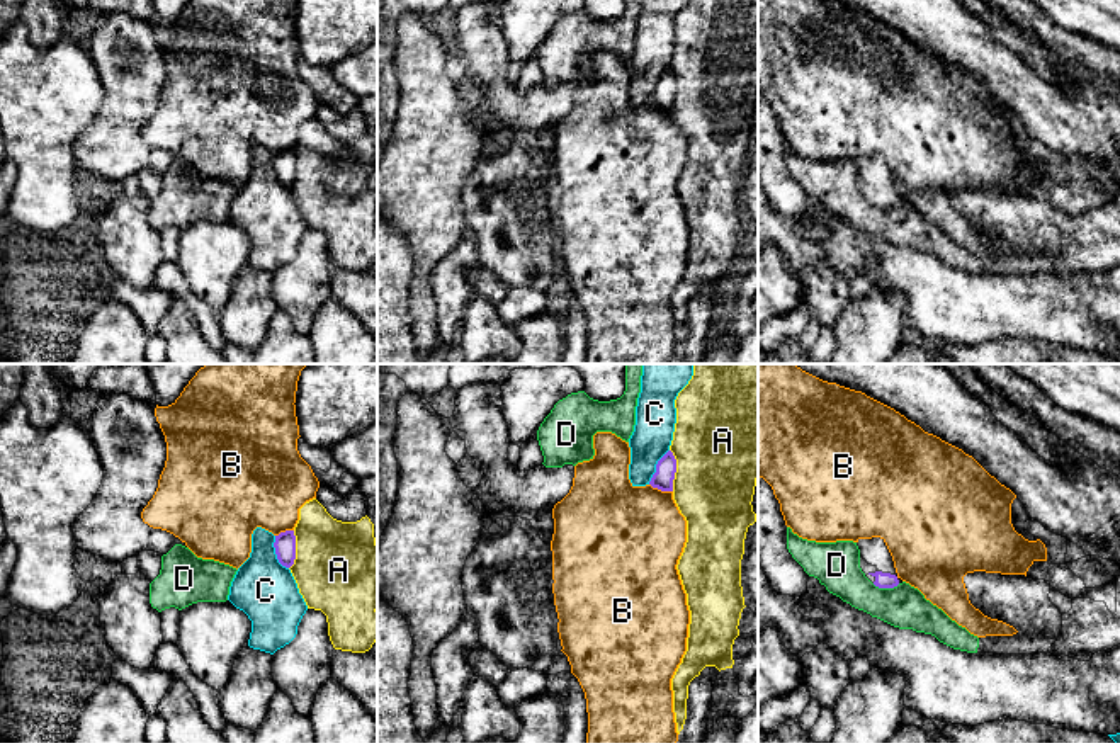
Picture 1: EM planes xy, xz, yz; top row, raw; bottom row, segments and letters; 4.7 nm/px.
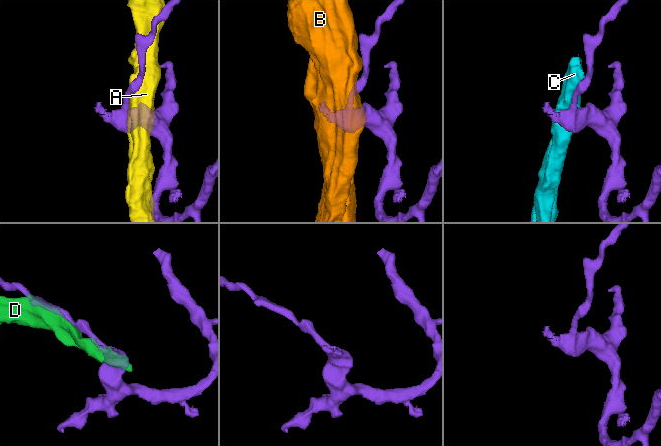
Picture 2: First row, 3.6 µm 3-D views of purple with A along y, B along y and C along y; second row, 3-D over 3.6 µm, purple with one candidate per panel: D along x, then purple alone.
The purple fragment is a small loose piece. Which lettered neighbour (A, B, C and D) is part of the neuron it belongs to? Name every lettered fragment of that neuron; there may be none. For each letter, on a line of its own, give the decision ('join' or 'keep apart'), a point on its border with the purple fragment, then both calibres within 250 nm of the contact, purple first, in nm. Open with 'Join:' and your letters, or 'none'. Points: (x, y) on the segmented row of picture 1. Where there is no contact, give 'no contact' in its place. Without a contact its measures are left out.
Join: none
A: keep apart; contact xz (675, 470); calibres 100 and 460 nm
B: keep apart; contact xz (661, 490); calibres 100 and 460 nm
C: keep apart; contact xy (276, 553); calibres 100 and 280 nm
D: keep apart; contact yz (886, 587); calibres 80 and 200 nm

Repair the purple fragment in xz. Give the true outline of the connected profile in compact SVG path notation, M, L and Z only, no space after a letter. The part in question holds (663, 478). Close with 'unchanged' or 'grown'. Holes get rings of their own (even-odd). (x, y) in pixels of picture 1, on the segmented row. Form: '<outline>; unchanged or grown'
M668 451L656 464L656 473L653 474L649 485L661 491L673 491L673 479L676 473L676 459L671 451Z; unchanged

